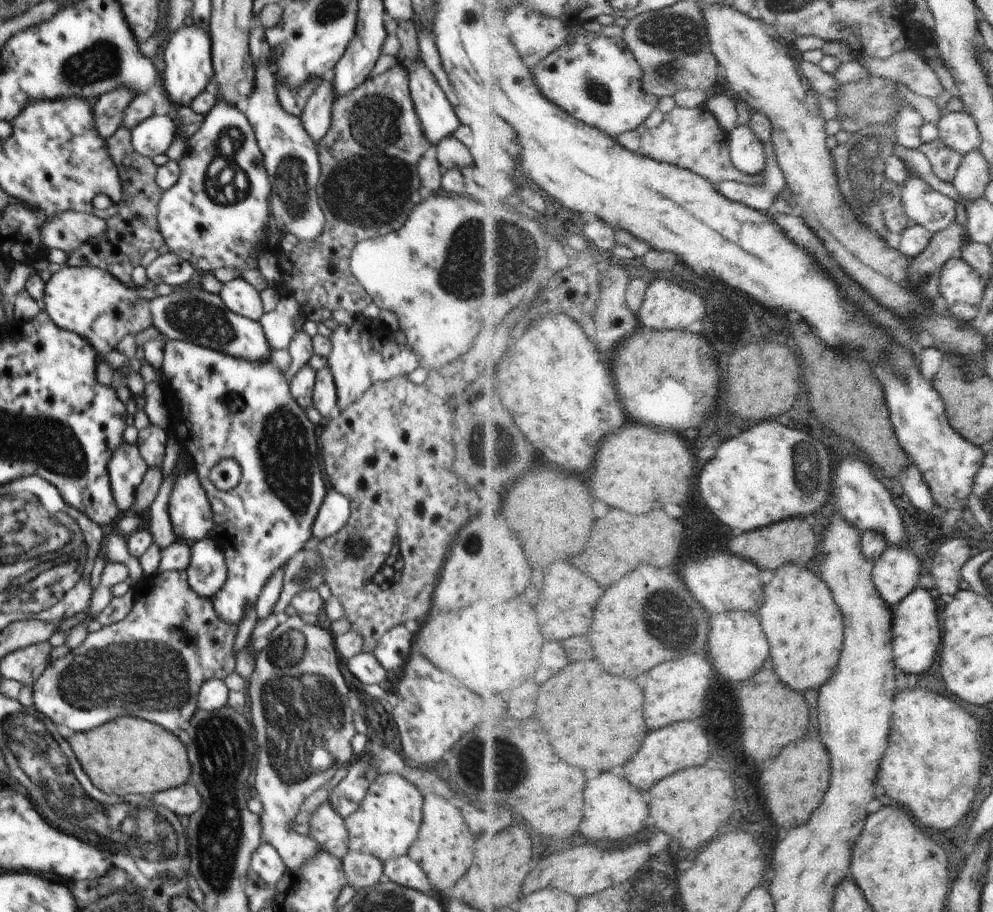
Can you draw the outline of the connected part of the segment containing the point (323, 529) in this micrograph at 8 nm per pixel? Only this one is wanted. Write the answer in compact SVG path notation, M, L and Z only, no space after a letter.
M328 490L324 504L320 506L320 510L316 515L312 528L312 537L318 538L320 541L338 534L350 516L349 500L342 496L336 490Z

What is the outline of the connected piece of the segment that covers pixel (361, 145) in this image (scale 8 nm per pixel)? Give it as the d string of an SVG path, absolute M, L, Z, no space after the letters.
M397 63L380 76L368 77L352 92L337 97L332 105L330 128L317 142L321 173L315 189L324 213L324 228L318 238L308 242L298 240L294 234L282 234L280 242L273 246L272 252L277 256L282 273L276 288L279 295L295 296L306 316L318 308L328 308L330 312L344 308L354 315L362 313L373 300L350 270L350 253L357 242L400 230L412 207L423 201L419 191L423 185L417 168L418 161L430 147L411 102L409 76L402 65Z

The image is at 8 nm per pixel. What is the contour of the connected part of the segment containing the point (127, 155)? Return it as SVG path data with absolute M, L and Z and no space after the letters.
M120 127L106 139L106 150L118 168L122 184L122 200L117 203L118 214L105 220L106 232L98 238L90 238L84 246L74 252L67 252L69 267L98 267L113 274L122 284L132 285L131 274L134 267L148 250L156 250L166 244L158 228L158 204L164 190L156 182L157 166L153 159L138 154L132 146L131 129Z

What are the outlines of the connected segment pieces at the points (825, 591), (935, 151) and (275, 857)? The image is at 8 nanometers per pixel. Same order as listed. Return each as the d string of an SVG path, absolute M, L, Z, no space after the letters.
M786 564L776 571L775 577L767 584L766 604L759 615L771 640L771 657L782 680L802 694L812 688L822 688L836 672L844 650L844 614L842 608L836 604L834 592L828 582L814 570L802 568L798 564Z
M937 138L930 143L924 143L921 148L928 155L933 174L944 182L952 182L956 172L963 162L965 154L960 154L952 148L948 148L943 140Z
M263 842L258 846L256 852L252 854L250 861L250 870L256 872L261 882L269 887L275 887L286 872L287 866L280 854L276 852L274 846Z

